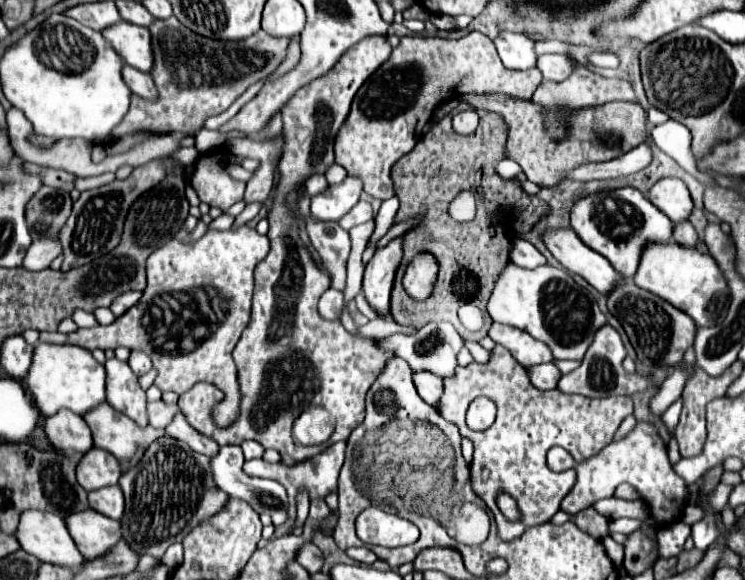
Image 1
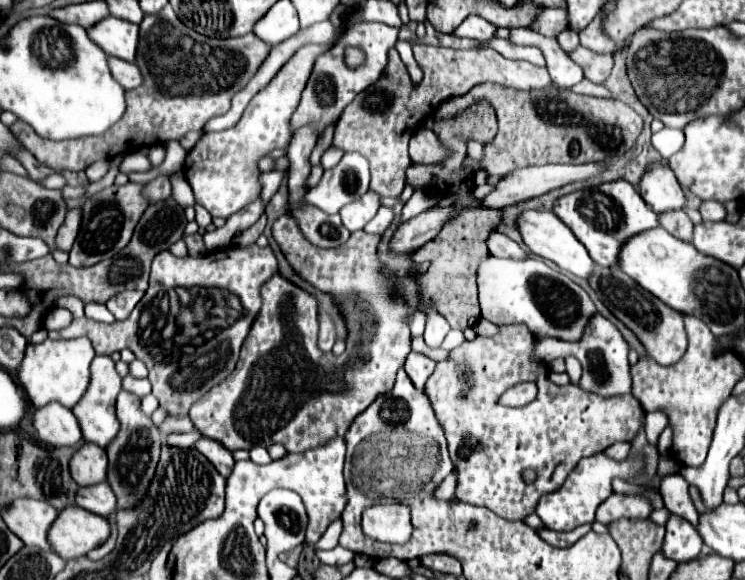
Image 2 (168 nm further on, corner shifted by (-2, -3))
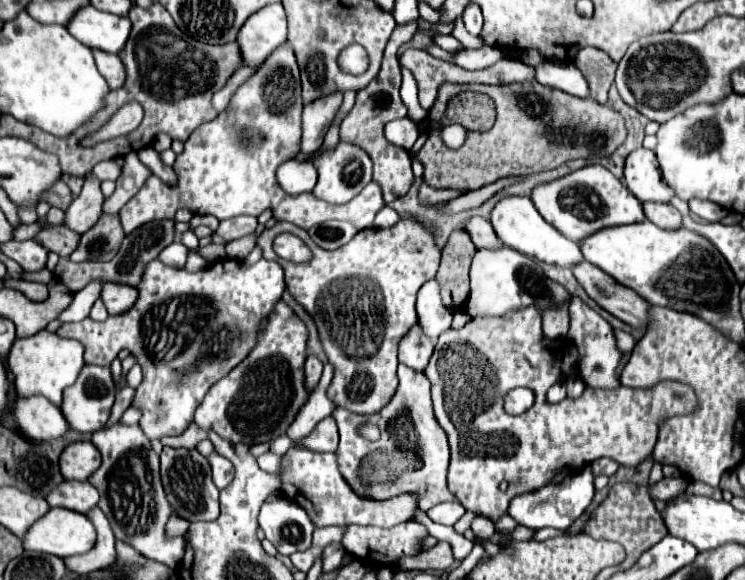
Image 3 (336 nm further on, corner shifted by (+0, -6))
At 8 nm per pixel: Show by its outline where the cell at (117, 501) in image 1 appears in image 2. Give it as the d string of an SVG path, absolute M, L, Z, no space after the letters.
M108 483L90 485L90 487L78 487L76 505L90 511L90 513L100 515L100 517L108 517L108 515L114 515L116 495L112 493Z

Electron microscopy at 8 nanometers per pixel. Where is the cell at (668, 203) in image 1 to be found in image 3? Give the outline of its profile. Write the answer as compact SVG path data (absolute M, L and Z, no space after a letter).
M634 150L624 164L624 180L628 190L640 202L670 202L674 190L662 180L662 172L652 150Z

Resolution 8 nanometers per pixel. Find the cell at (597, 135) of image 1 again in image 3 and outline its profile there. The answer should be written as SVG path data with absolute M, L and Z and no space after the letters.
M444 84L428 112L430 120L440 120L446 104L460 92L484 92L496 104L496 124L486 132L468 132L462 148L450 150L440 140L438 128L430 128L430 136L416 160L424 166L424 180L434 188L478 190L504 176L528 176L534 172L552 170L574 158L604 158L610 156L626 140L626 124L618 110L598 104L592 98L574 98L562 90L530 84Z

